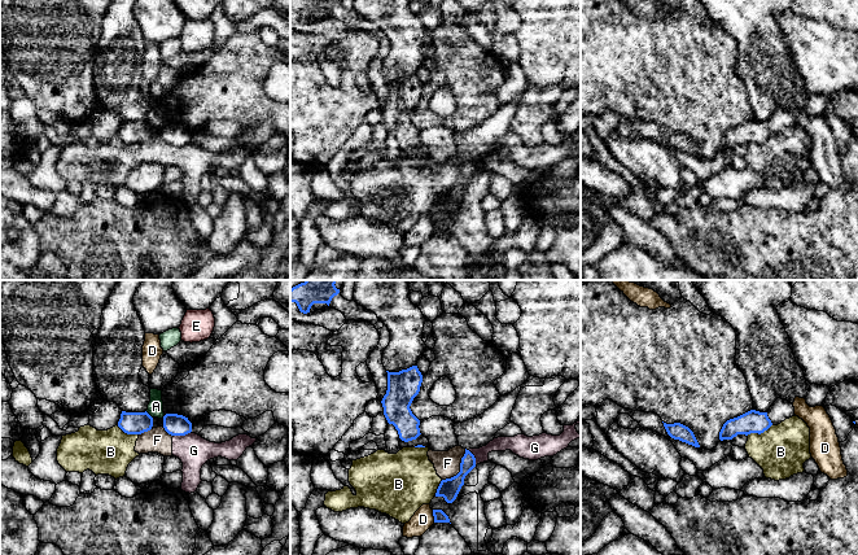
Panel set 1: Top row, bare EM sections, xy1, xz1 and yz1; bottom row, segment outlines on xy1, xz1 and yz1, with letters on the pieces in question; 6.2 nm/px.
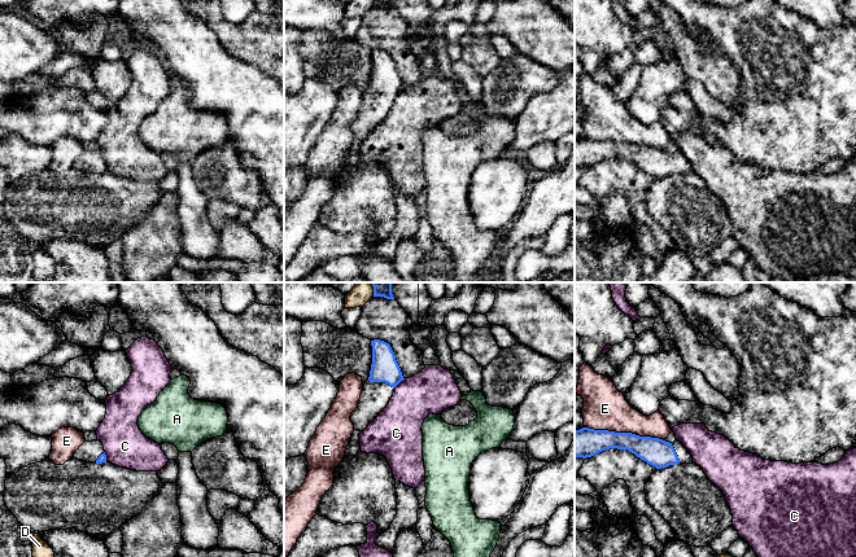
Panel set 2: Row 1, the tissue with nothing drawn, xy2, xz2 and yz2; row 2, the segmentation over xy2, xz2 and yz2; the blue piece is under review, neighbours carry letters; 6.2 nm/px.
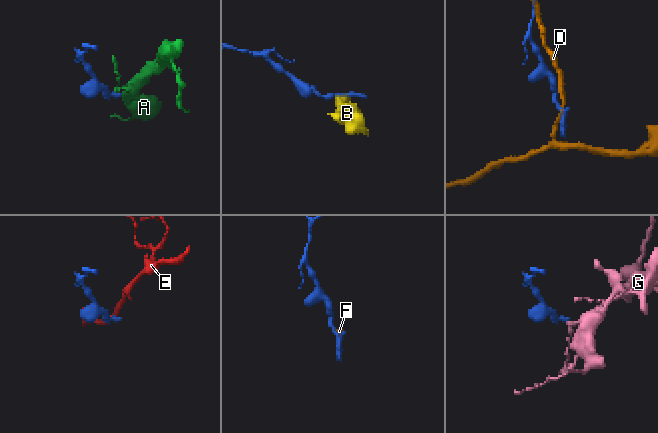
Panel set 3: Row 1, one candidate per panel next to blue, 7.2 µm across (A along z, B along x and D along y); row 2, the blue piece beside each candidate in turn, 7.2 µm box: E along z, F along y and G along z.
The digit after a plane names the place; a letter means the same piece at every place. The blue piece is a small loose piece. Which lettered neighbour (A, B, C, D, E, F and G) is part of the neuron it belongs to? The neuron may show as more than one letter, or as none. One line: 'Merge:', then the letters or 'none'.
Merge: none

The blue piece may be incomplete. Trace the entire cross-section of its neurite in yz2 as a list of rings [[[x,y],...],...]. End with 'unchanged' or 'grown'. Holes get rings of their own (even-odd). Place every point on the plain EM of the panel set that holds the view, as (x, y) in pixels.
[[[582,137],[575,140],[575,167],[591,167],[604,159],[628,159],[656,179],[674,174],[693,174],[693,166],[677,149],[673,153],[632,142]]] | grown

